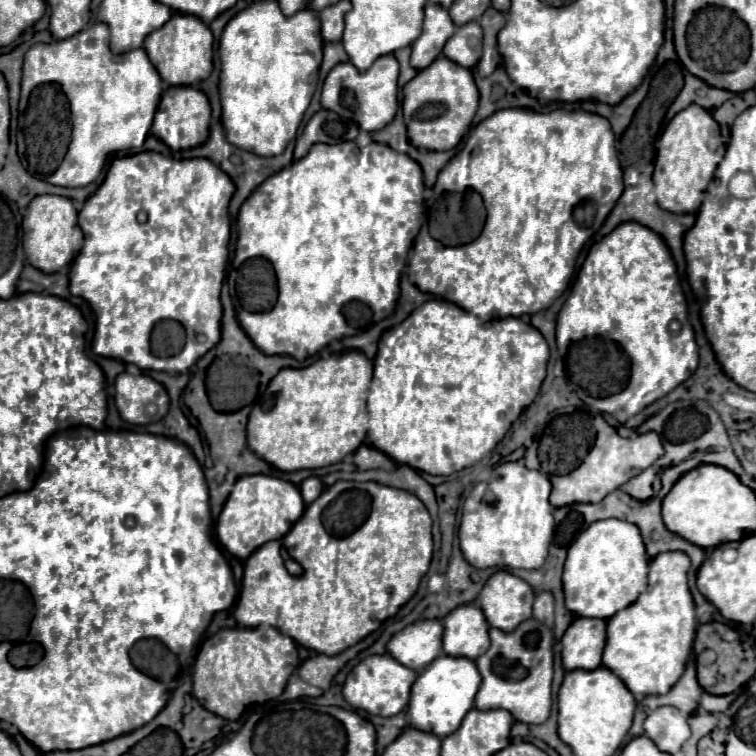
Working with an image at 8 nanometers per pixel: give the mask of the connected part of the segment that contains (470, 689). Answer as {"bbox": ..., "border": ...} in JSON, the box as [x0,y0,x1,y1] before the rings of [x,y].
{"bbox":[407,654,481,738],"border":[[[447,654],[435,658],[429,666],[425,666],[425,670],[417,676],[415,684],[411,686],[411,698],[407,710],[409,724],[413,728],[433,732],[439,738],[449,736],[449,732],[455,732],[463,716],[473,708],[473,700],[479,684],[481,684],[481,676],[473,660],[453,658]]]}

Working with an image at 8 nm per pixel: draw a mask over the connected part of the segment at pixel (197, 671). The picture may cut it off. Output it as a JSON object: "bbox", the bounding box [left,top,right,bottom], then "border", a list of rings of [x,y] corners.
{"bbox":[192,628,297,720],"border":[[[223,628],[201,644],[193,668],[192,694],[209,712],[237,720],[245,706],[277,698],[297,664],[297,644],[277,628]]]}

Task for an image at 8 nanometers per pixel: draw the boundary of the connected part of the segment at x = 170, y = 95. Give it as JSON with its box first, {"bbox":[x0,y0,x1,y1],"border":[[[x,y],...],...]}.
{"bbox":[151,86,211,150],"border":[[[169,86],[161,94],[161,102],[155,112],[151,134],[161,138],[171,150],[187,150],[207,140],[209,118],[211,118],[211,106],[209,106],[207,96],[201,90],[193,86]]]}

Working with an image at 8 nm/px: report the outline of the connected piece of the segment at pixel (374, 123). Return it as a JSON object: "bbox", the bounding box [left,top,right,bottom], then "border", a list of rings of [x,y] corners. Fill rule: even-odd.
{"bbox":[321,54,399,132],"border":[[[393,54],[379,56],[373,62],[373,66],[365,72],[357,70],[351,62],[341,62],[325,78],[321,106],[337,112],[341,116],[341,106],[345,106],[345,102],[351,102],[349,106],[353,112],[353,120],[359,124],[361,130],[365,130],[365,132],[381,130],[385,124],[389,124],[393,120],[393,116],[397,112],[397,76],[399,76],[399,62]]]}

